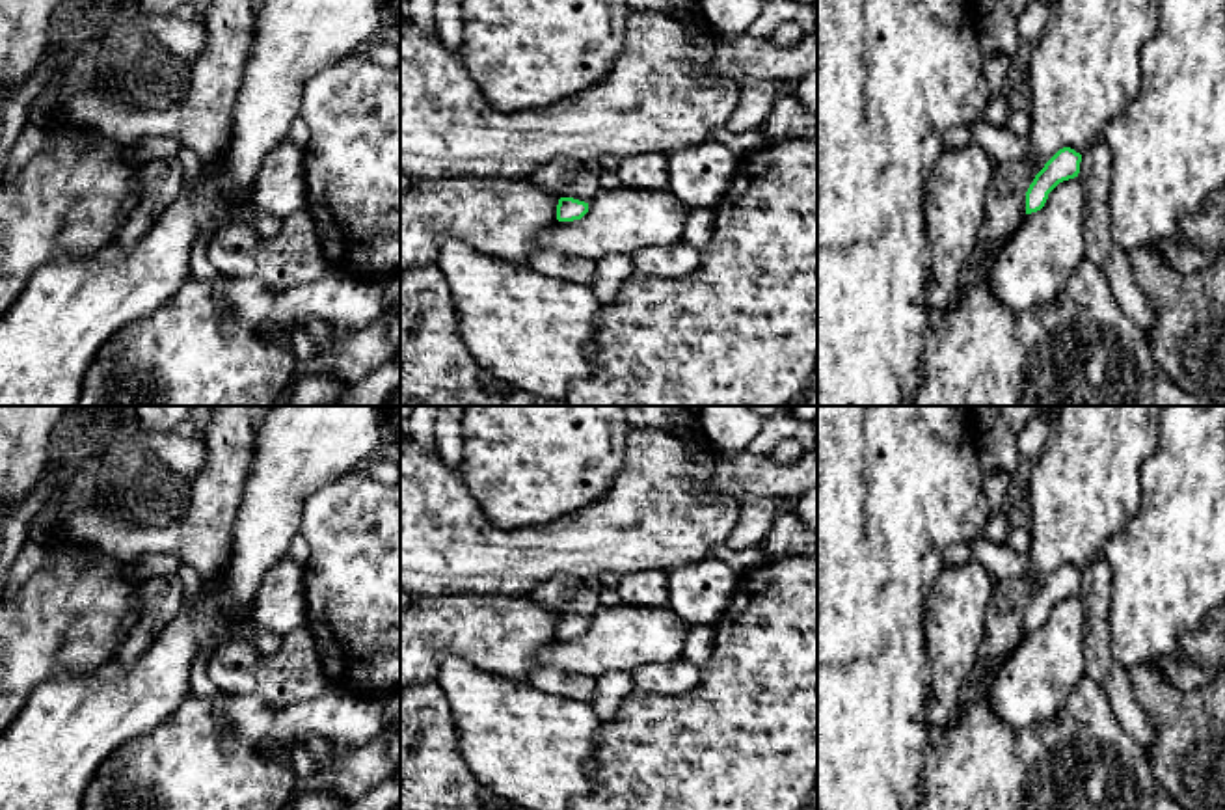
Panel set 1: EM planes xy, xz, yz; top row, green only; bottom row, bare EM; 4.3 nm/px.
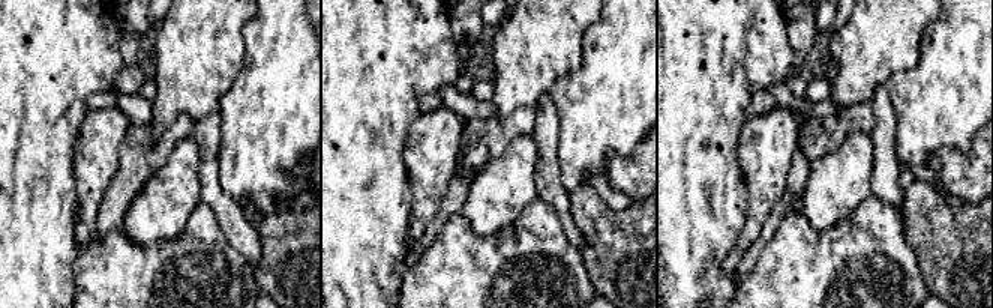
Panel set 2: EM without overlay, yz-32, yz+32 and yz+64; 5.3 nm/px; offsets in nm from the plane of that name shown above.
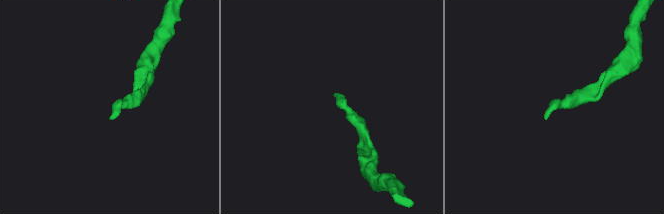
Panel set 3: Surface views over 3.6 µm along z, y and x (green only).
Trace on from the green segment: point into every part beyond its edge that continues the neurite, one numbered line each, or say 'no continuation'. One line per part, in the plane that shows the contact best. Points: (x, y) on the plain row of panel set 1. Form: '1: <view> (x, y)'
1: yz (1006, 613)

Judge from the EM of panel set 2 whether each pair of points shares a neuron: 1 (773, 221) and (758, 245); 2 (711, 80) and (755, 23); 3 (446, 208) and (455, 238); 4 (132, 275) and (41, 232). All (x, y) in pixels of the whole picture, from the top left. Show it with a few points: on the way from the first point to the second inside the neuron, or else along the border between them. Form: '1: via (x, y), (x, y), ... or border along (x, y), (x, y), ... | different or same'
1: via (770, 227), (764, 239) | same
2: via (711, 66), (741, 36) | same
3: border along (461, 212), (455, 214), (444, 224), (428, 247) | different
4: border along (80, 248), (72, 265), (74, 284) | different

